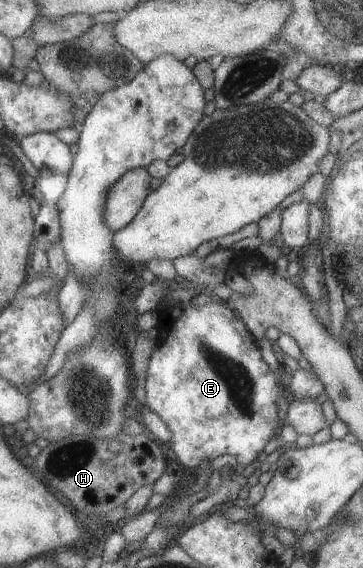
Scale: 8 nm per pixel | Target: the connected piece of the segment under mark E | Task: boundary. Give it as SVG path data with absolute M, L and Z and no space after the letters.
M189 301L176 302L167 306L168 318L162 321L158 326L157 344L153 347L152 353L148 359L148 364L145 371L145 403L148 408L156 413L158 417L165 423L167 429L171 433L170 440L165 444L166 448L172 451L178 462L185 468L198 467L198 464L203 459L213 460L215 457L220 457L224 453L234 455L237 459L237 464L247 466L256 459L256 456L264 449L264 445L270 439L277 438L281 430L278 427L278 407L276 407L276 399L278 395L288 396L287 390L279 384L279 378L274 376L274 373L268 369L268 365L264 363L260 355L260 349L255 338L248 332L244 323L234 314L234 312L223 302L213 302L201 306L193 306Z

